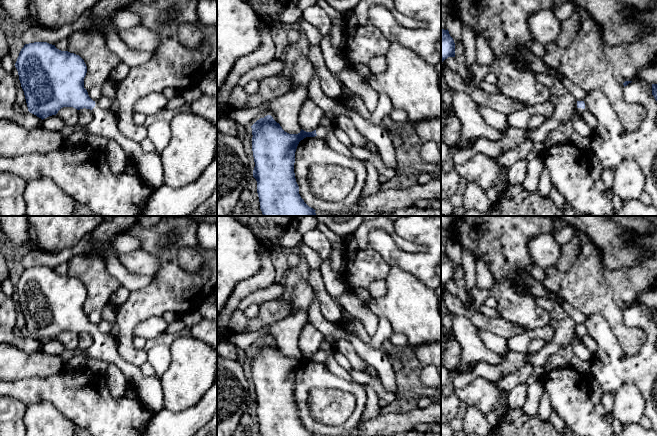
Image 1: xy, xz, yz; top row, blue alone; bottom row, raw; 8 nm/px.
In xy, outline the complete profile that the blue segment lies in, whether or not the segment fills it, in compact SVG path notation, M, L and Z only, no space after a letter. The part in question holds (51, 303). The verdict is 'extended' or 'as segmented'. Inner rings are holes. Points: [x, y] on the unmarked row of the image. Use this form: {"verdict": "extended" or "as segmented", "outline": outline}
{"verdict": "extended", "outline": "M34 266L24 269L15 291L28 335L42 344L56 339L63 331L92 335L93 343L85 355L73 357L65 363L64 370L73 372L84 368L91 358L115 363L150 413L156 414L163 409L160 377L145 376L140 367L125 361L118 352L118 343L112 334L100 332L89 321L84 312L87 290L79 279L61 275L47 266Z"}

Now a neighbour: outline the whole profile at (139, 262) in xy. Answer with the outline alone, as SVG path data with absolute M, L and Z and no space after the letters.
M136 250L130 253L119 253L120 262L131 273L143 276L154 276L159 268L158 260L144 250Z

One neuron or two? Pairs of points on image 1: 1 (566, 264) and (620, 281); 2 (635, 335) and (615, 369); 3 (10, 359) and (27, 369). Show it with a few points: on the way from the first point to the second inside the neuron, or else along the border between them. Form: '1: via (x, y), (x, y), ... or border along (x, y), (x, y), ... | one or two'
1: border along (580, 244), (577, 259), (567, 270), (560, 271) | two
2: border along (613, 331), (628, 355), (645, 342) | two
3: via (14, 363), (23, 365) | one

